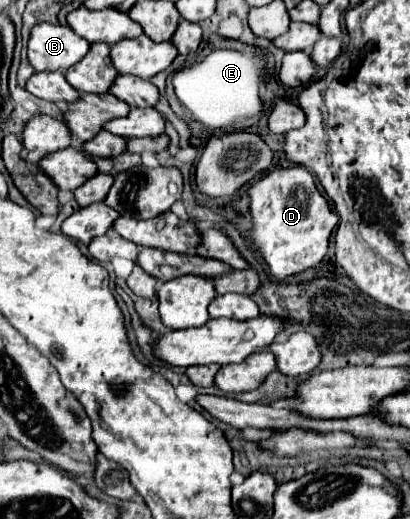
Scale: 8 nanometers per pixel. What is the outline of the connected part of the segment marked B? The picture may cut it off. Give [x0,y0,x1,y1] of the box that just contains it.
[28,23,90,71]

